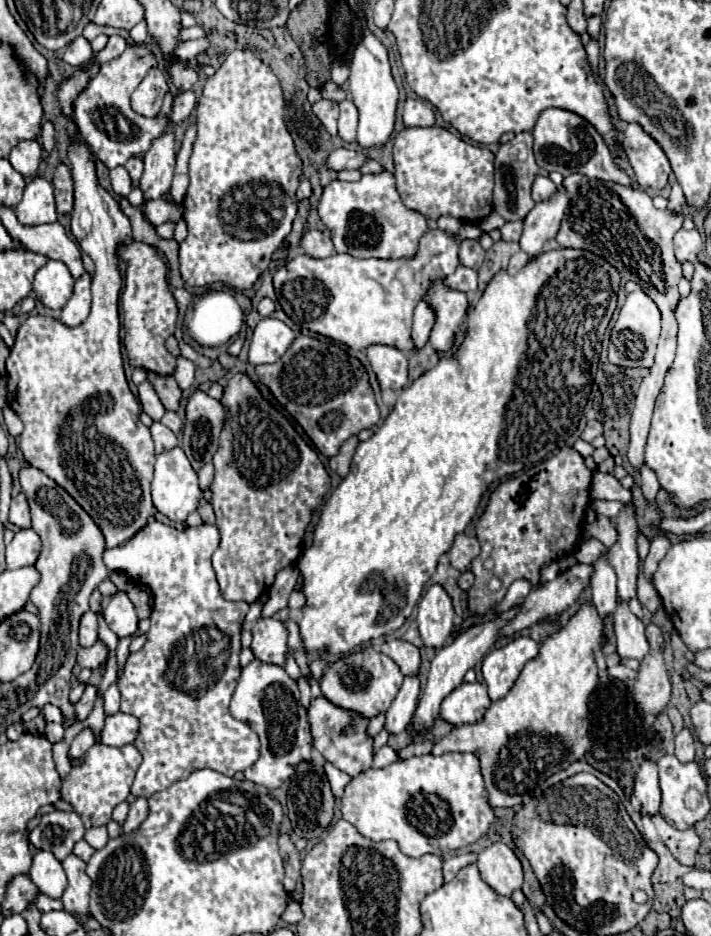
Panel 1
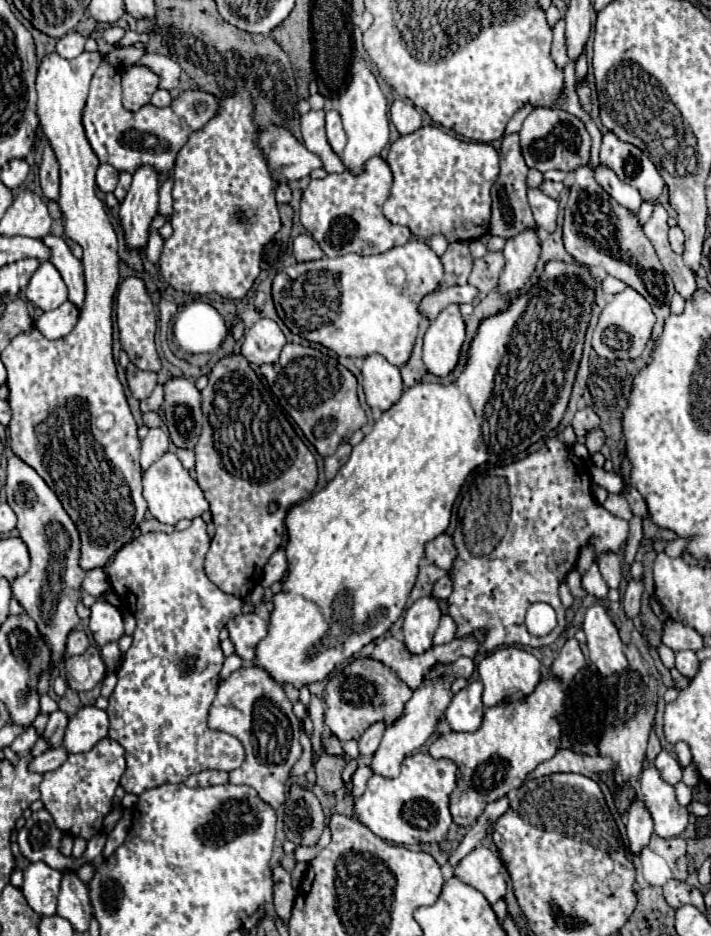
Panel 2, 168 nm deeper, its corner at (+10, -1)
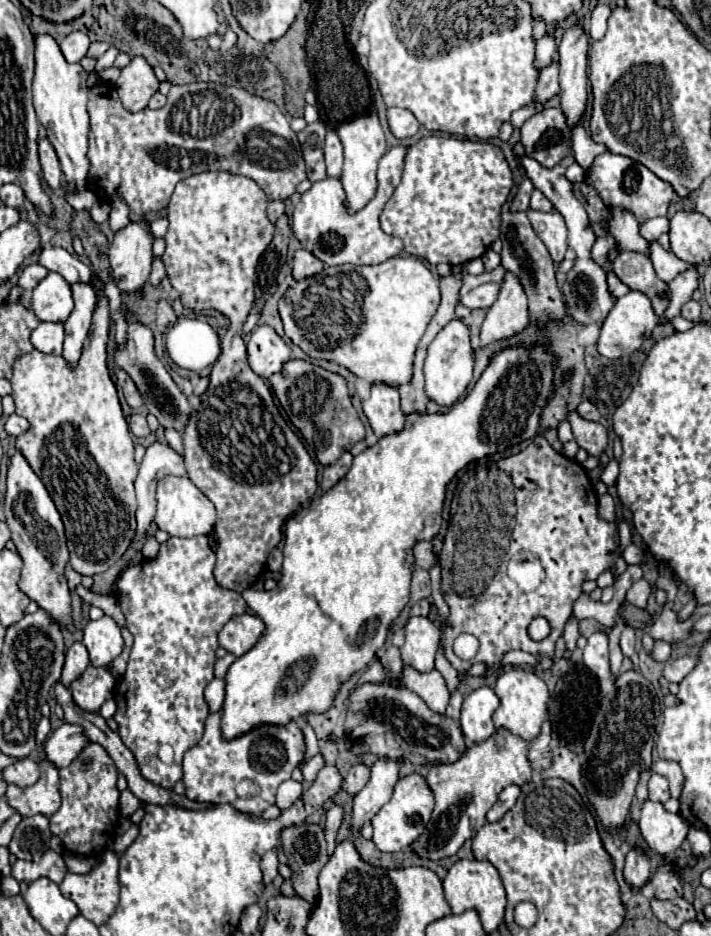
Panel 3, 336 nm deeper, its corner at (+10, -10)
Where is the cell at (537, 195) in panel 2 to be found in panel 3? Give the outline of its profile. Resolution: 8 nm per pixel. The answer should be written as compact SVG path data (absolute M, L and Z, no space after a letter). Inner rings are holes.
M527 210L533 232L543 240L555 264L561 264L567 252L567 226L559 212L537 212Z

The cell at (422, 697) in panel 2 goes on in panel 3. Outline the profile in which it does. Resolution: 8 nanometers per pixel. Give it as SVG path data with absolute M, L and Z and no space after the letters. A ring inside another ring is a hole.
M381 758L371 768L371 778L365 788L353 798L353 810L349 814L349 830L355 834L363 828L365 822L371 822L373 816L389 802L393 788L399 780L399 764L395 760Z

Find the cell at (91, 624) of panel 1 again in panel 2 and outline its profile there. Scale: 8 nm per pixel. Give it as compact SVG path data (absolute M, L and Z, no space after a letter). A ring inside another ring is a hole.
M71 631L67 639L67 655L81 655L89 647L85 631Z

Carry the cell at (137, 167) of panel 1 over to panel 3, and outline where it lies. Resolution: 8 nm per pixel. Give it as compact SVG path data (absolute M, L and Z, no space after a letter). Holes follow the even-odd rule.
M115 200L111 204L111 214L109 214L109 226L113 232L125 228L129 224L129 218L127 218L127 204L123 200Z

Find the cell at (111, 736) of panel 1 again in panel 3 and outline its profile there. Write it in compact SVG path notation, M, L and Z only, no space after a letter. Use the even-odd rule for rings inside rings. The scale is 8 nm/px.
M61 724L43 744L45 758L55 766L55 768L65 768L69 766L79 752L89 744L89 740L83 736L81 728L75 724Z

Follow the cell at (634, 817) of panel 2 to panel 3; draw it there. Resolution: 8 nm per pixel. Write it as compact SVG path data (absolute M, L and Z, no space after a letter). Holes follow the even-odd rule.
M637 848L629 850L629 854L625 858L625 870L623 870L625 882L631 888L641 888L649 880L649 874L651 874L651 866L649 866L649 858L643 854L643 850L637 850Z

